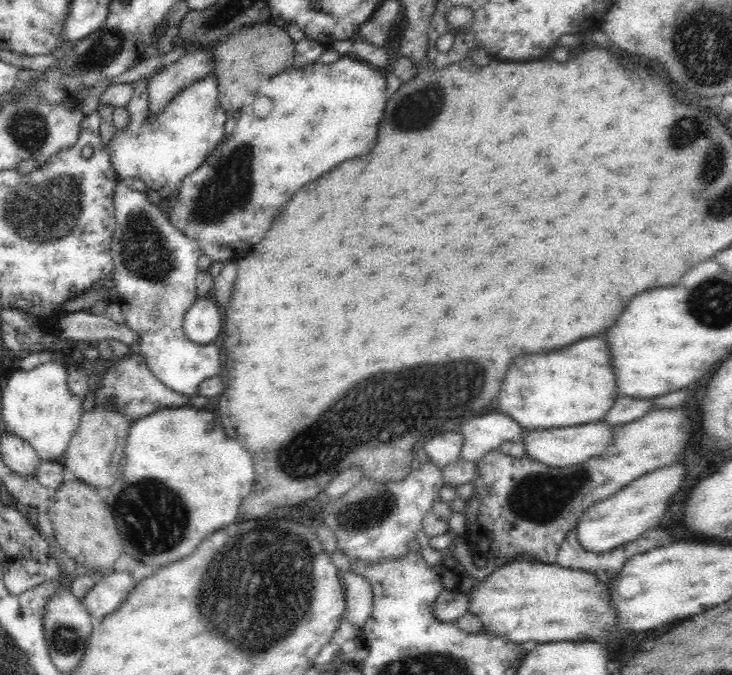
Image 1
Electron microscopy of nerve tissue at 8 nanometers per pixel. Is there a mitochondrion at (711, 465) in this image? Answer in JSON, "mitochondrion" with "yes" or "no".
{"mitochondrion":"no"}

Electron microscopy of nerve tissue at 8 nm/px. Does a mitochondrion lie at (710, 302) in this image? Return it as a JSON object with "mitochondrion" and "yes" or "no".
{"mitochondrion":"yes"}

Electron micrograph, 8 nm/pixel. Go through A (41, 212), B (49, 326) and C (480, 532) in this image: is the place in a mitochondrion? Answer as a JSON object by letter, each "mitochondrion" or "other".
{"A":"mitochondrion","B":"other","C":"other"}

